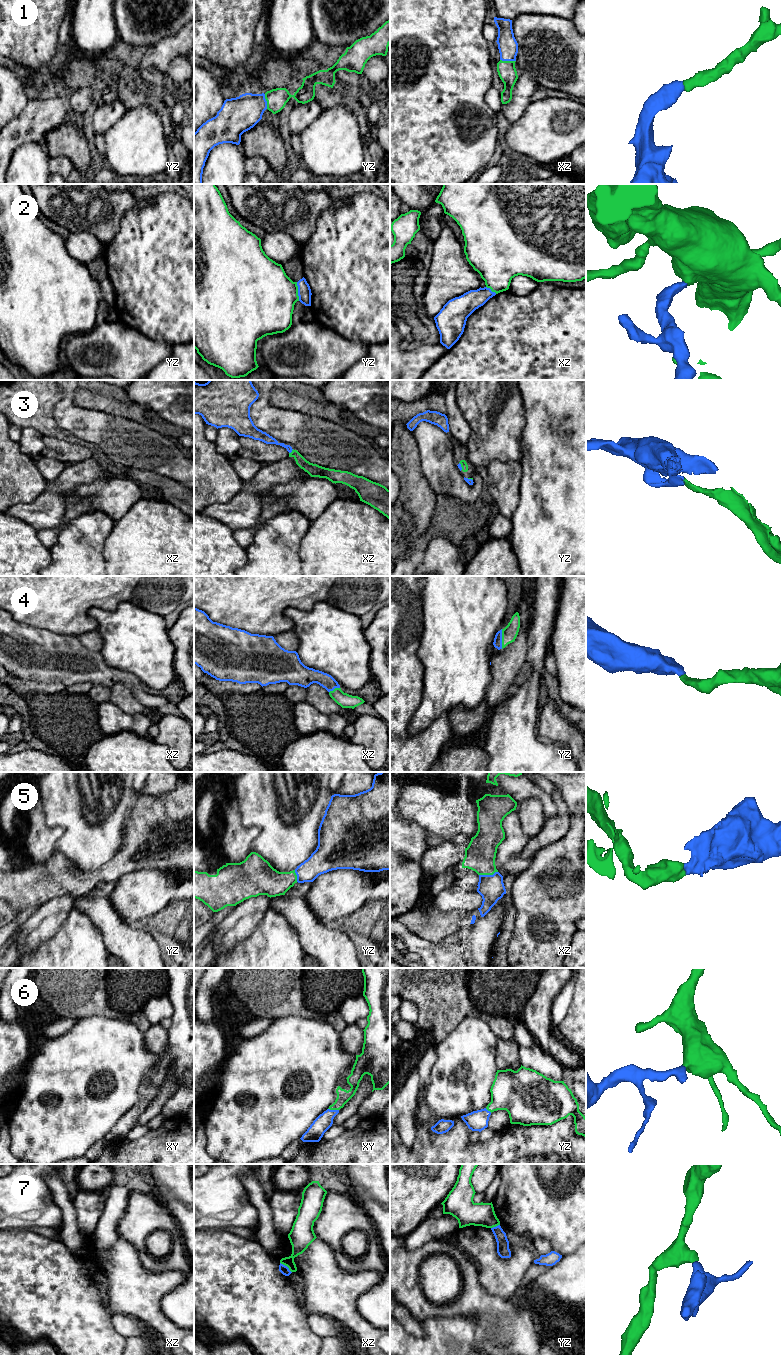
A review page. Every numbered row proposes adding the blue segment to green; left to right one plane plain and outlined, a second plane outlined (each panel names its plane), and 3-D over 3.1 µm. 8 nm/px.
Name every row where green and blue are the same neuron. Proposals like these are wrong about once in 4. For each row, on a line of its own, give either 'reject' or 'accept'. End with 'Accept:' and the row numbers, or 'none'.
1: accept
2: accept
3: accept
4: accept
5: accept
6: accept
7: reject
Accept: 1, 2, 3, 4, 5, 6

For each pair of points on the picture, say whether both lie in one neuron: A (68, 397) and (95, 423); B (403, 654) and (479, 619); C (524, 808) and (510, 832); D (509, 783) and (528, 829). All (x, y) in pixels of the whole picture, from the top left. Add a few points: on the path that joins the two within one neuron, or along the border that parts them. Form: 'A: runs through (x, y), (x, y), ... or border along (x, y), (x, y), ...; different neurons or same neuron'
A: runs through (69, 405), (87, 423); same neuron
B: border along (422, 624), (418, 658), (424, 670); different neurons
C: border along (515, 810), (520, 820), (521, 829), (530, 837); different neurons
D: border along (517, 804), (532, 798), (537, 798), (542, 804); different neurons

